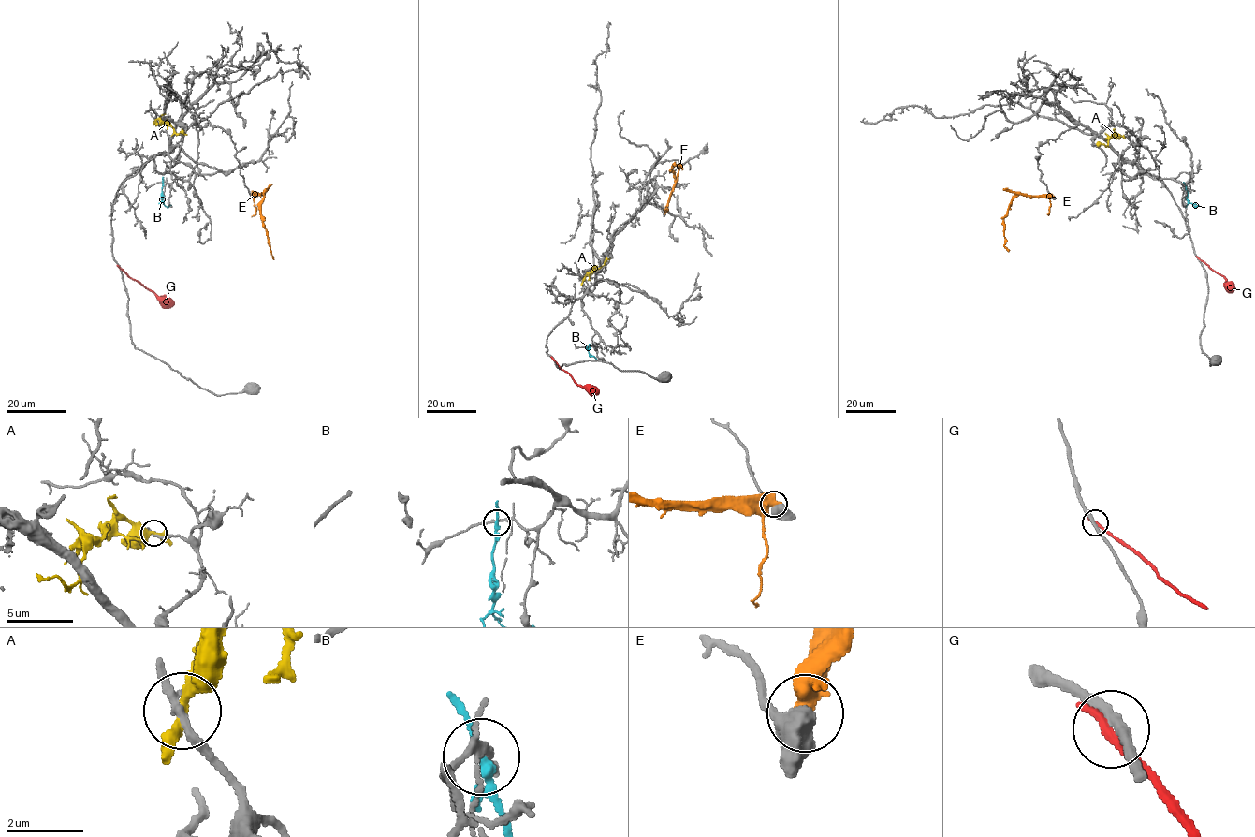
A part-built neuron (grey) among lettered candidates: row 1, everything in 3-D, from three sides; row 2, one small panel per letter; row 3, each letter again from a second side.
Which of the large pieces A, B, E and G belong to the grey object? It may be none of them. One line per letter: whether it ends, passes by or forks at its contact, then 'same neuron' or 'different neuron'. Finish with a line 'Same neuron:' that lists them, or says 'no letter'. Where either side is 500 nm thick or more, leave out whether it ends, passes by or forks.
A: it passes by | different neuron
B: it forks | different neuron
E: different neuron
G: it ends | different neuron
Same neuron: no letter

